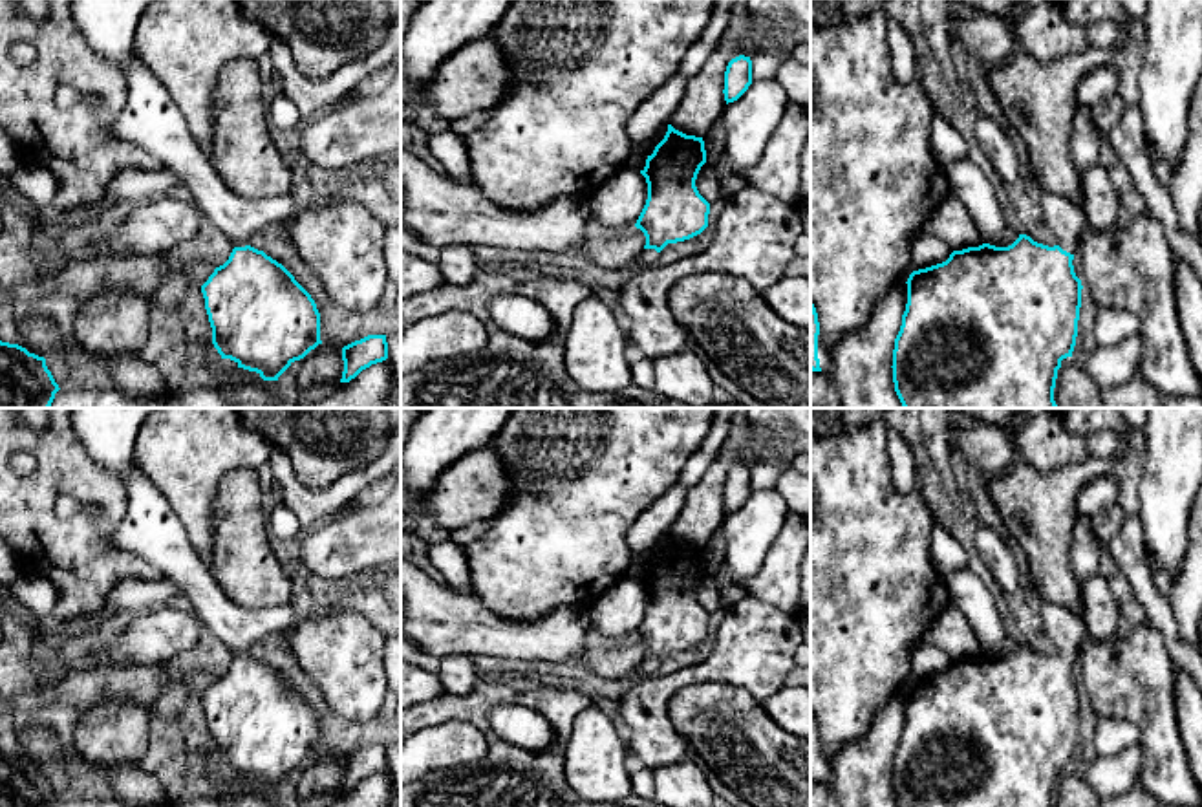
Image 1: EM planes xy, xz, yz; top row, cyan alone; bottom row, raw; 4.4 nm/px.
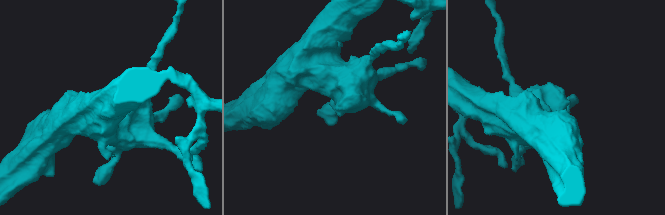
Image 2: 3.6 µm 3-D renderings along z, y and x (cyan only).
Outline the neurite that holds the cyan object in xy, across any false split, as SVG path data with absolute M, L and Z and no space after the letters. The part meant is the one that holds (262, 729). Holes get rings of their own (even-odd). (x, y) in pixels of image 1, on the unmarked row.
M71 408L77 439L99 465L123 479L128 494L126 514L108 545L161 569L179 586L205 628L234 653L229 670L201 695L212 754L221 769L256 781L263 791L278 791L295 770L322 754L320 723L282 673L247 651L271 633L348 606L317 606L300 619L289 606L249 609L223 593L166 498L134 463L137 432L154 410Z

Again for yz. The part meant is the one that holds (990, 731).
M1043 602L1041 619L1057 653L1034 651L1026 644L1008 657L982 653L953 661L942 673L913 681L907 714L893 759L893 792L898 807L1054 807L1061 770L1072 767L1081 717L1081 690L1072 670L1087 639L1081 613Z

